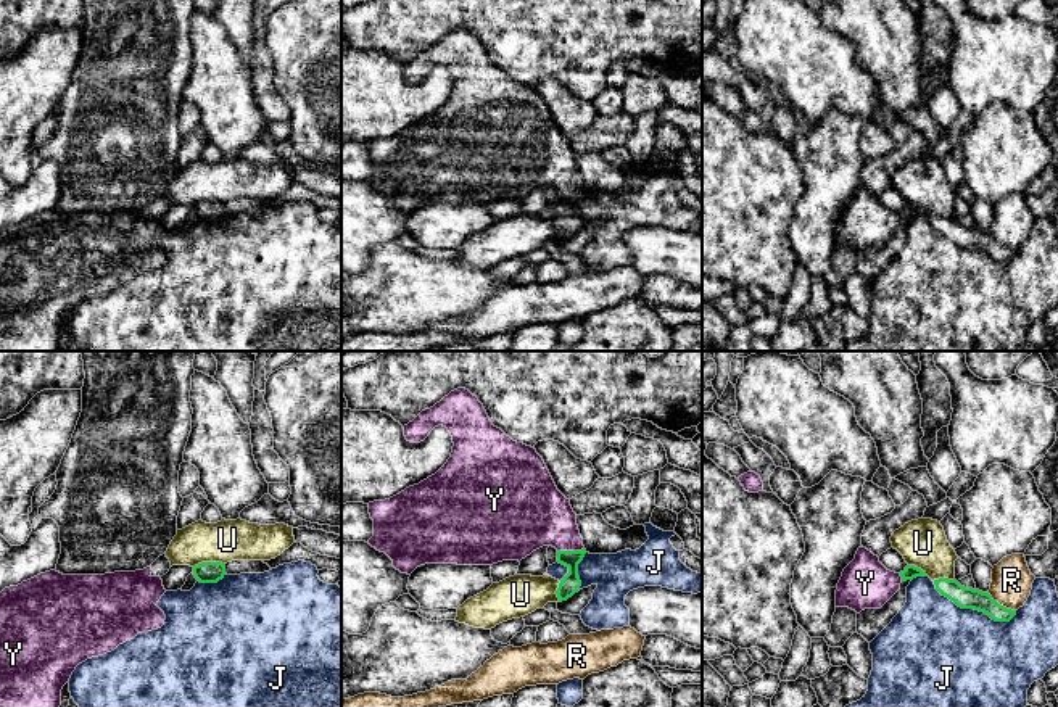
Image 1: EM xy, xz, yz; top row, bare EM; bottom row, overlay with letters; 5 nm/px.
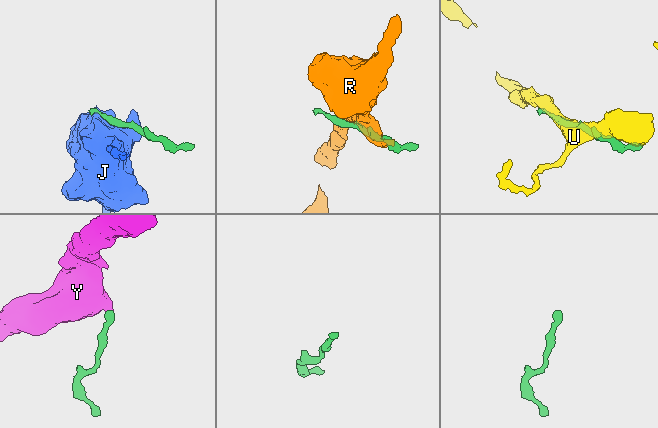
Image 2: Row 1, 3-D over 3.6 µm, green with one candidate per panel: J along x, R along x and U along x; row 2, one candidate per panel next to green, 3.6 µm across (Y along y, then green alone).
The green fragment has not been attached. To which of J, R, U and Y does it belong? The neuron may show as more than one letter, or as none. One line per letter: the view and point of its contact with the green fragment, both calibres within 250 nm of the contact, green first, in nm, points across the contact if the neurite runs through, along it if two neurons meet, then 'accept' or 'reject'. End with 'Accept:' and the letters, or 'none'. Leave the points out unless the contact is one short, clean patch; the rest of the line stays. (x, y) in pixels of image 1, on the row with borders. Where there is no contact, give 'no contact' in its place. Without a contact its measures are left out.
J: yz (973, 607) | 110/480 nm | reject
R: yz (1002, 606) | 110/200 nm | along yz (987, 593), (1000, 604), (1015, 611) | reject
U: xy (208, 562) | 110/200 nm | along xy (224, 562), (198, 562), (194, 567) | reject
Y: xz (570, 551) | 90/320 nm | across xz (570, 583), (570, 551), (537, 514) | accept
Accept: Y

